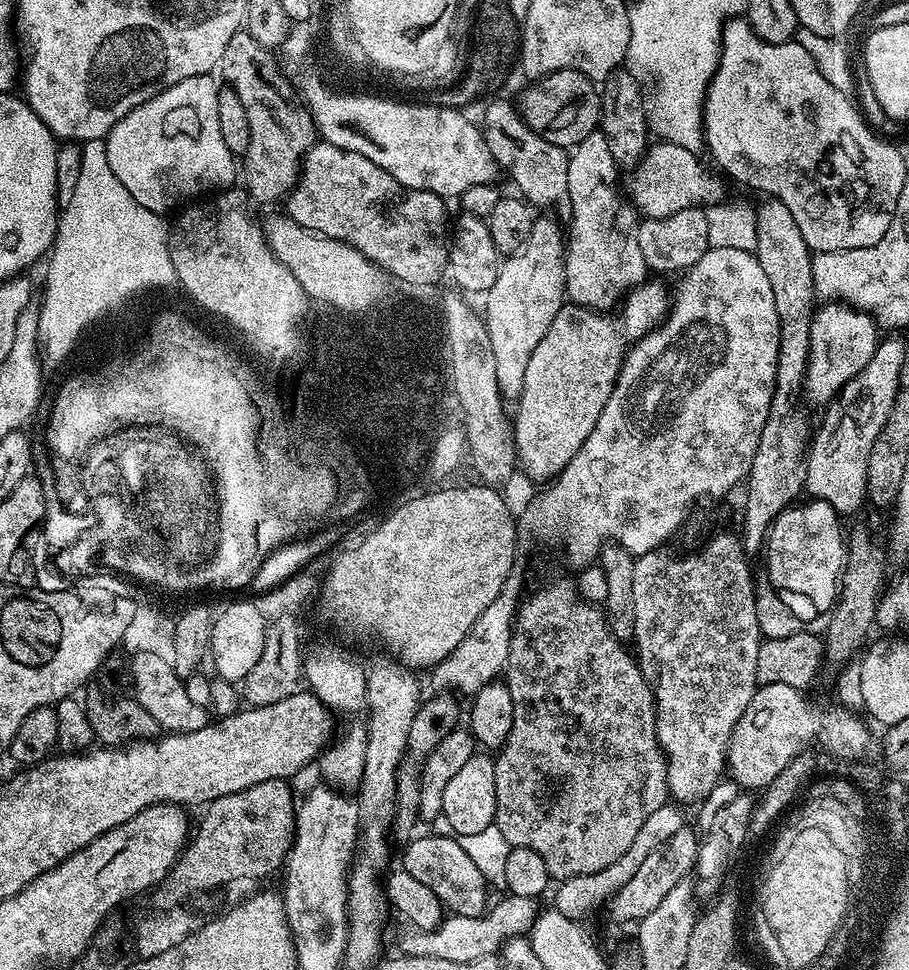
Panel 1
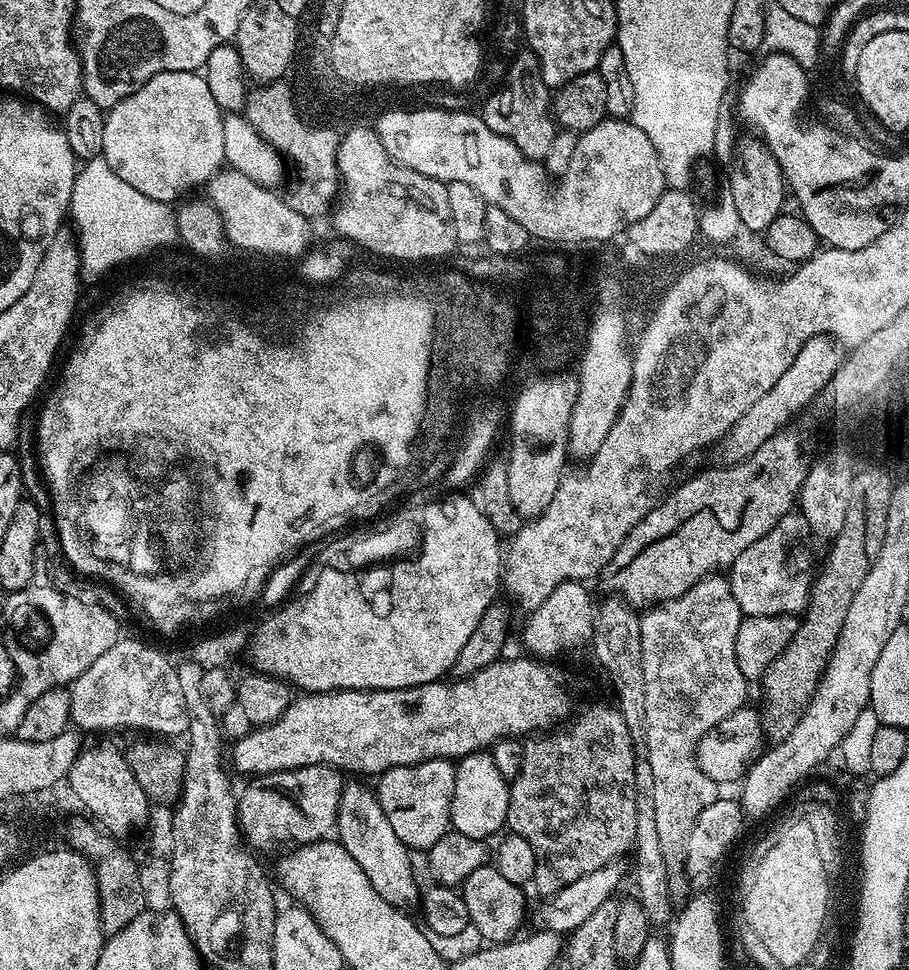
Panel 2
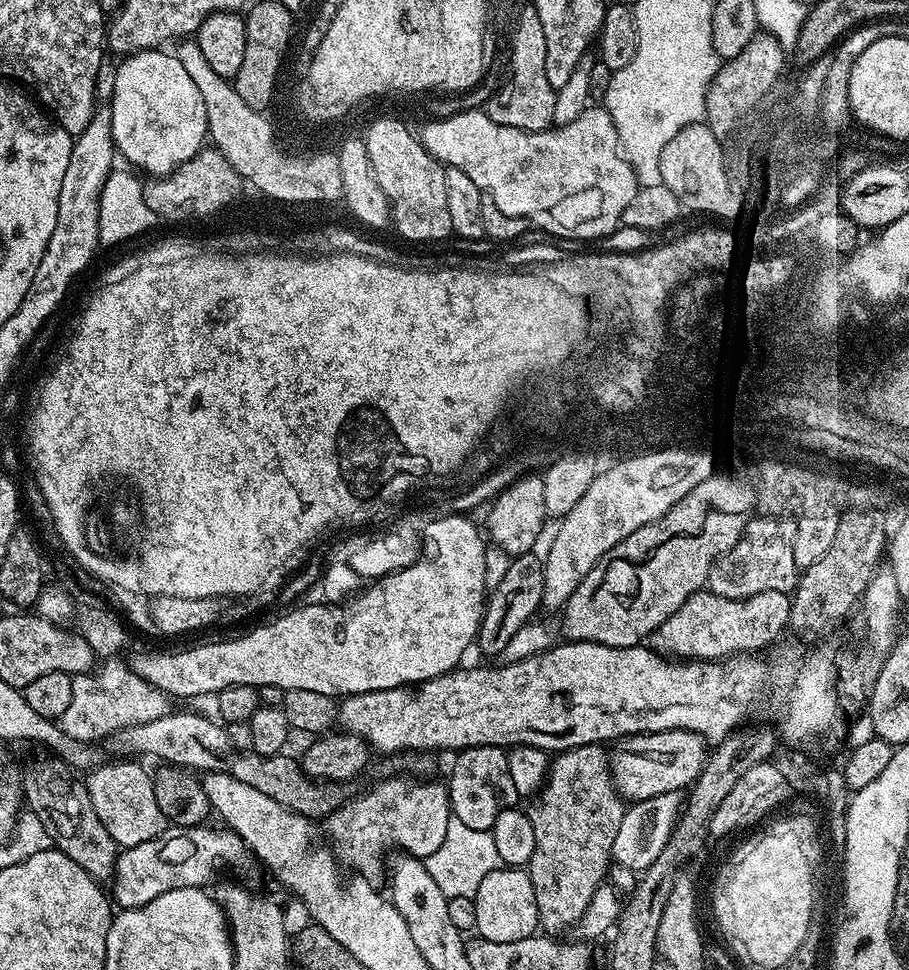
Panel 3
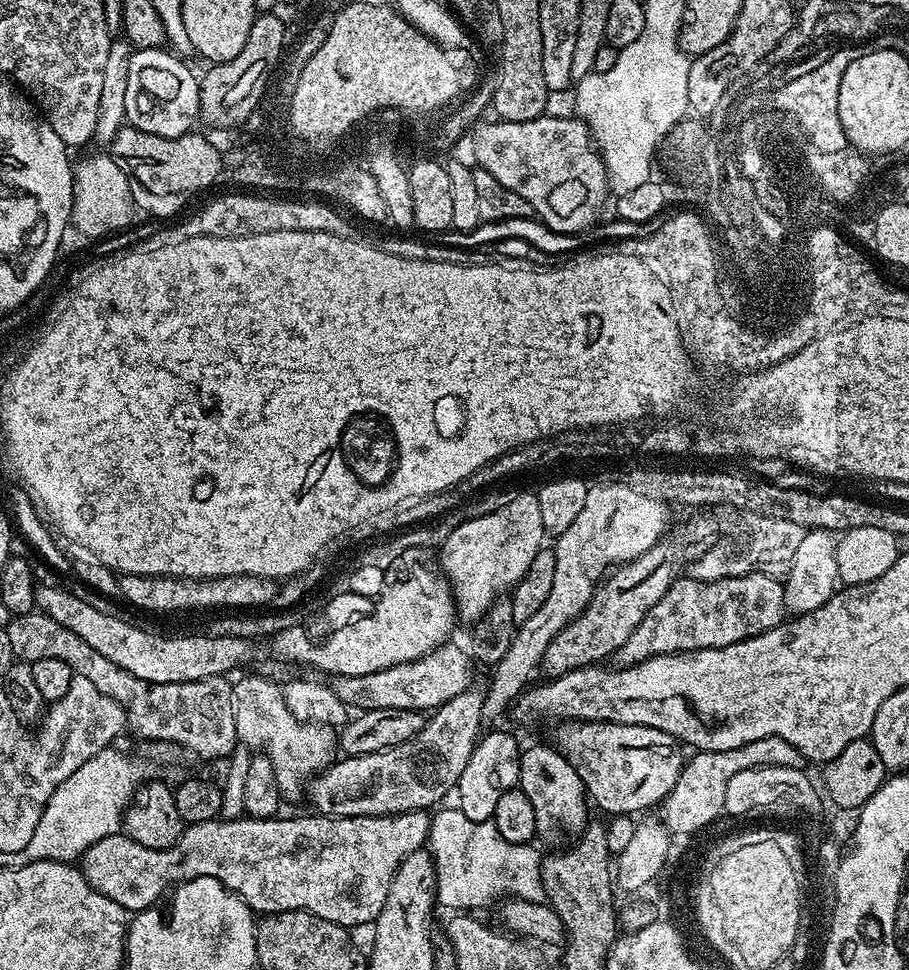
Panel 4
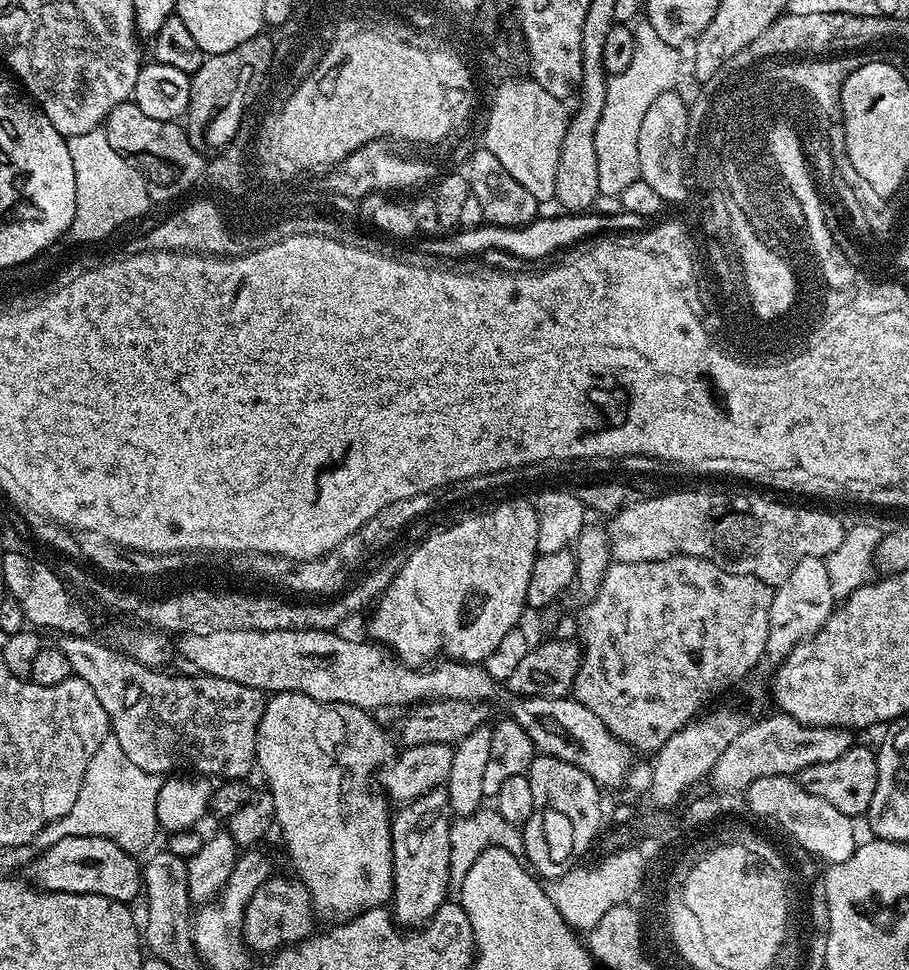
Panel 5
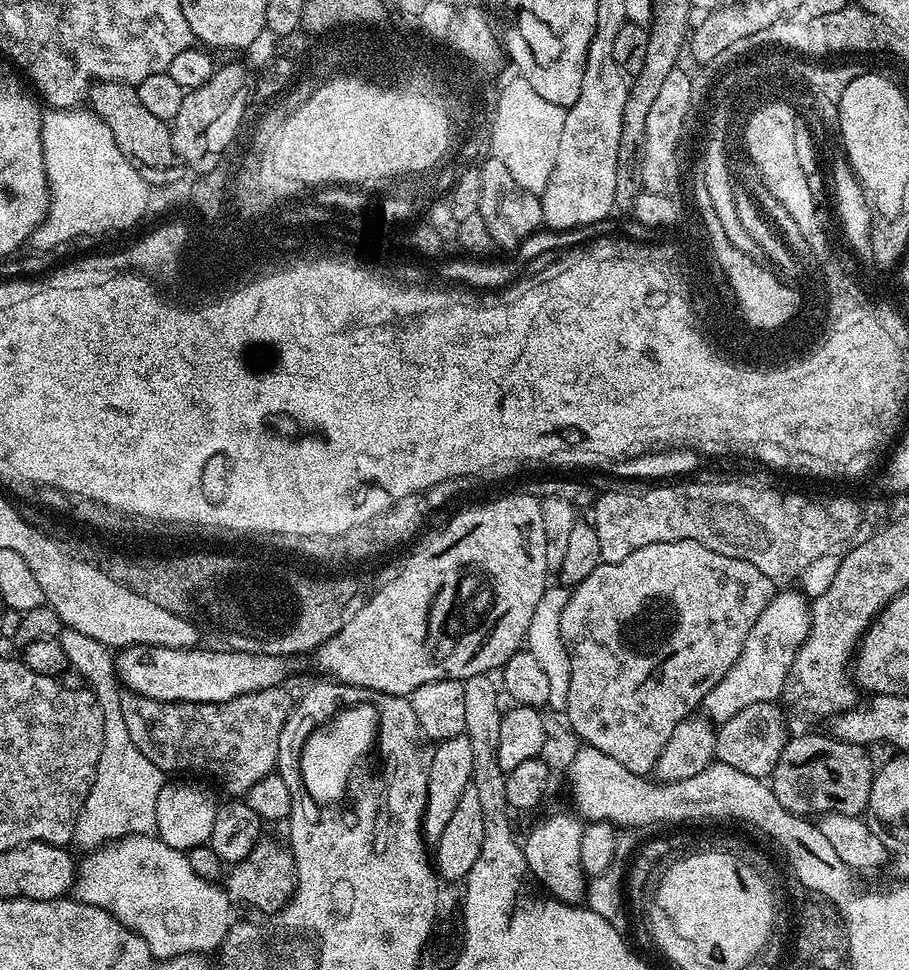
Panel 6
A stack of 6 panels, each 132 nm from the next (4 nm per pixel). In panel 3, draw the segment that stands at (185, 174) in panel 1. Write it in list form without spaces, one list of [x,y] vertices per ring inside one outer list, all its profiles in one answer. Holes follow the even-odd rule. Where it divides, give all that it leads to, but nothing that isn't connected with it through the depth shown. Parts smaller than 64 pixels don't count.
[[[168,50],[135,52],[121,59],[110,107],[117,153],[125,156],[133,169],[149,172],[152,178],[166,176],[194,158],[209,139],[202,95],[176,55]]]

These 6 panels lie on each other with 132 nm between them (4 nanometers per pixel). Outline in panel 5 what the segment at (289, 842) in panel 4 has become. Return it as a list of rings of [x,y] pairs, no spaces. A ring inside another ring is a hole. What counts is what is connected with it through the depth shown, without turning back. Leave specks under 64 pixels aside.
[[[71,836],[33,855],[26,865],[27,879],[37,889],[66,894],[98,894],[102,898],[132,902],[142,892],[142,864],[118,842],[97,836]]]

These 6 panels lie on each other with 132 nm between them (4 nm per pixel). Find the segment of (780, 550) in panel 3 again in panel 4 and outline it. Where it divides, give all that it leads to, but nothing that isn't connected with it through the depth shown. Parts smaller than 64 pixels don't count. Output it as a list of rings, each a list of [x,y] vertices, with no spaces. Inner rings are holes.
[[[736,510],[731,515],[716,543],[711,544],[691,565],[691,575],[697,580],[721,580],[757,572],[783,581],[792,565],[794,550],[798,550],[806,529],[797,522],[763,517],[762,514]]]

